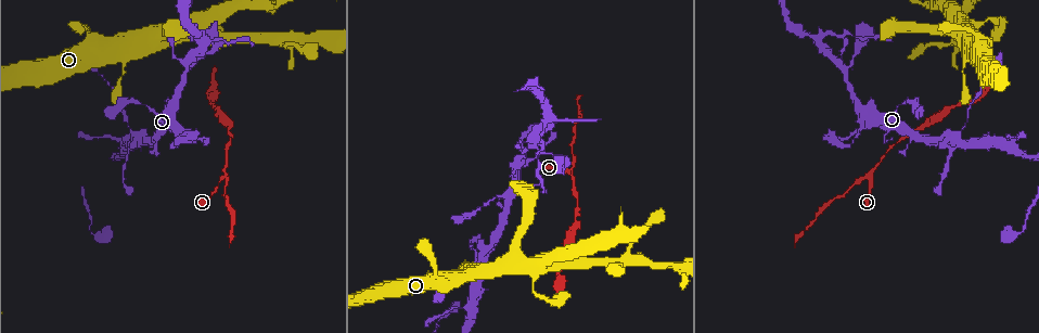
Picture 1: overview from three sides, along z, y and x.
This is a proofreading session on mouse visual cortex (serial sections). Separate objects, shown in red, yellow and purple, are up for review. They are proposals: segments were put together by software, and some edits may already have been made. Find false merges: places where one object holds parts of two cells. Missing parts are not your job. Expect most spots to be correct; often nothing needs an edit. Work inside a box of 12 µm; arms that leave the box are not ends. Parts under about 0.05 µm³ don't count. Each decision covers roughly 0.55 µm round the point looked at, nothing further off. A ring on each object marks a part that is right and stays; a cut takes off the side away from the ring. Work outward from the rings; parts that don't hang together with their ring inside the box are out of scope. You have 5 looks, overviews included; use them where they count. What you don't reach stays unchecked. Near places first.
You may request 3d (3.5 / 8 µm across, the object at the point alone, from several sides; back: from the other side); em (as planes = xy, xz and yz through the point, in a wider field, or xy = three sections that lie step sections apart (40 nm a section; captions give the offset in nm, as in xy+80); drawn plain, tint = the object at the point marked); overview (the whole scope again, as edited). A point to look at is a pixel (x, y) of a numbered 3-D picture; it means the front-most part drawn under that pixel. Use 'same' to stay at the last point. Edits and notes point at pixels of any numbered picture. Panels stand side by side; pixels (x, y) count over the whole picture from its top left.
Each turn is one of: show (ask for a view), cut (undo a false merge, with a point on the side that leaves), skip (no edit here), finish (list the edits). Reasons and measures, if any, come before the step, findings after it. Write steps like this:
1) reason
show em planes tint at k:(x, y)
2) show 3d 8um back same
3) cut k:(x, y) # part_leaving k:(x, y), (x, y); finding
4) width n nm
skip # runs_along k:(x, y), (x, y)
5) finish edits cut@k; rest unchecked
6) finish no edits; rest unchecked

thin arm on a thick one
show 3d 3.5um at 1:(484, 255)

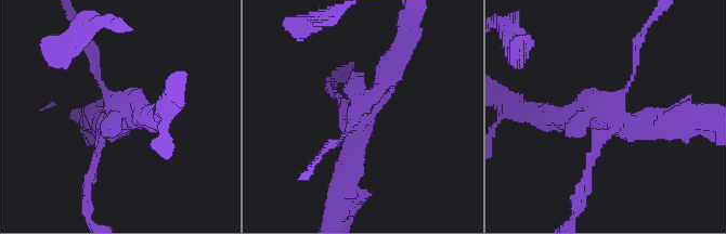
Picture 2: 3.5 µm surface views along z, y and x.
now the EM
show em planes tint at 2:(605, 111)

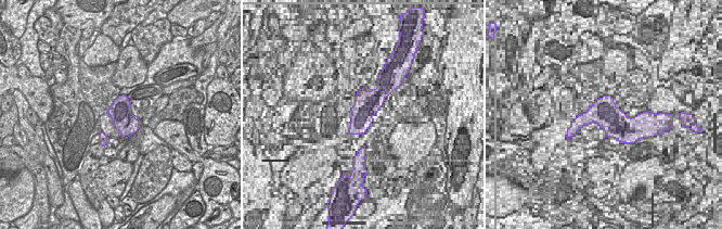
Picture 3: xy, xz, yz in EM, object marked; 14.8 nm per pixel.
skip # all the same cell

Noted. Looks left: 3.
show 3d 3.5um at 1:(868, 178)

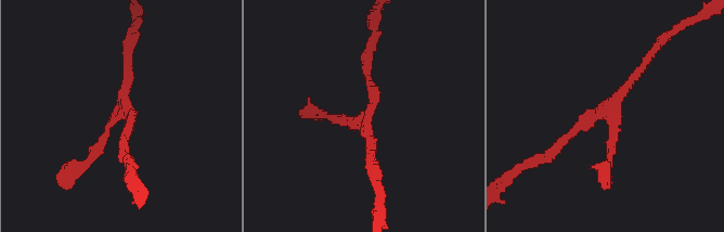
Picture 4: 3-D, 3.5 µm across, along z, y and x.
need the tissue
show em xy step 2 tint at 4:(610, 120)

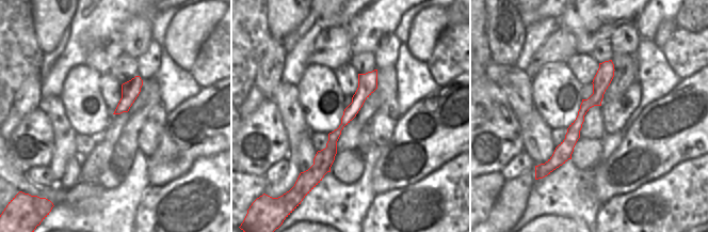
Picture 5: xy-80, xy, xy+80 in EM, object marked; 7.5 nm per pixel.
skip # runs_along 5:(609, 63), (566, 148), (544, 168); all the same cell

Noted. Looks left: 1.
finish no edits; rest unchecked

